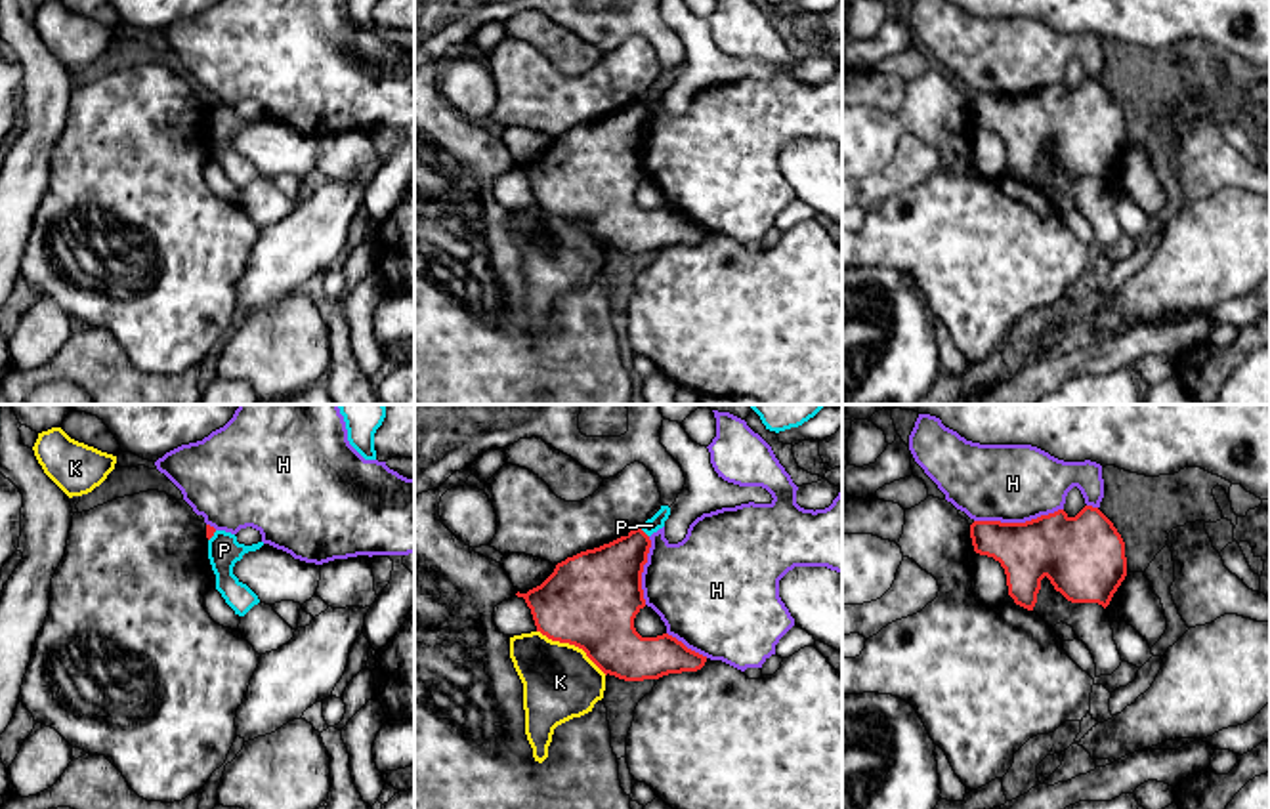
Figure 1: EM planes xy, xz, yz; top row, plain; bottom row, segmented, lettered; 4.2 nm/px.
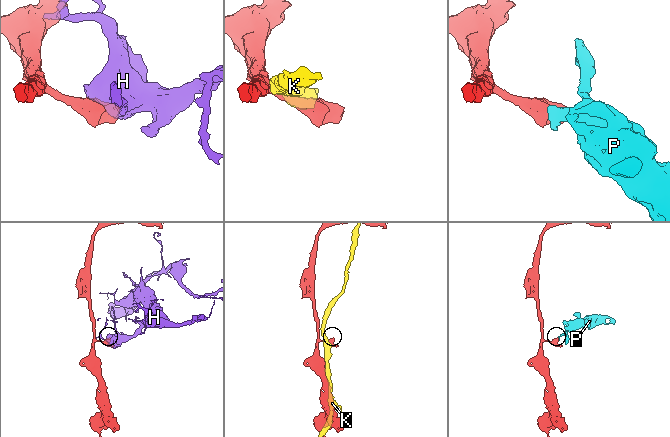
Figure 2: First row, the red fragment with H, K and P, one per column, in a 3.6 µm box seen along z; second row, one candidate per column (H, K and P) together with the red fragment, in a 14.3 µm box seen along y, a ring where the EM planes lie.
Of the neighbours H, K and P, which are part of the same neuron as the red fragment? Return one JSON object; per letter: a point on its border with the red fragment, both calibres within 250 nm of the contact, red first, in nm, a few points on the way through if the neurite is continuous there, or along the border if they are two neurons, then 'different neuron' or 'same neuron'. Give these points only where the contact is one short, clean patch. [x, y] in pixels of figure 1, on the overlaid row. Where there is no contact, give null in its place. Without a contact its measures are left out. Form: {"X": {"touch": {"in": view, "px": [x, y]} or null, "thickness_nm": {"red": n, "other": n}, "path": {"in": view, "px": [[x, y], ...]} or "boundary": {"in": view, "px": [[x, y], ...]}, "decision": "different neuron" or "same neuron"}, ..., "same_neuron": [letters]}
{"H": {"touch": {"in": "yz", "px": [1018, 523]}, "thickness_nm": {"red": 300, "other": 340}, "decision": "different neuron"}, "K": {"touch": {"in": "xz", "px": [571, 643]}, "thickness_nm": {"red": 400, "other": 320}, "decision": "different neuron"}, "P": {"touch": {"in": "xz", "px": [644, 533]}, "thickness_nm": {"red": 280, "other": 70}, "boundary": {"in": "xz", "px": [[640, 527], [648, 537]]}, "decision": "different neuron"}, "same_neuron": []}

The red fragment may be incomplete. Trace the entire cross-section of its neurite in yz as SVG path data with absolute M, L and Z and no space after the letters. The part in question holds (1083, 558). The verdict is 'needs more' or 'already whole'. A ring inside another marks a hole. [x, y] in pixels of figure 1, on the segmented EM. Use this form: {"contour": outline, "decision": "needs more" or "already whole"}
{"contour": "M1092 506L1075 517L1058 509L1026 523L974 521L970 538L976 553L1001 563L1008 595L1027 611L1045 576L1068 601L1104 609L1127 576L1125 542Z", "decision": "already whole"}

